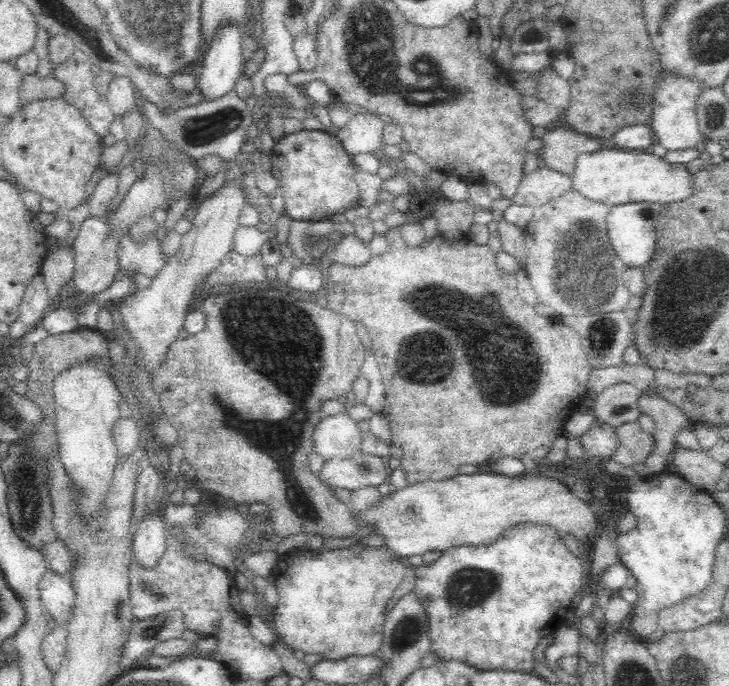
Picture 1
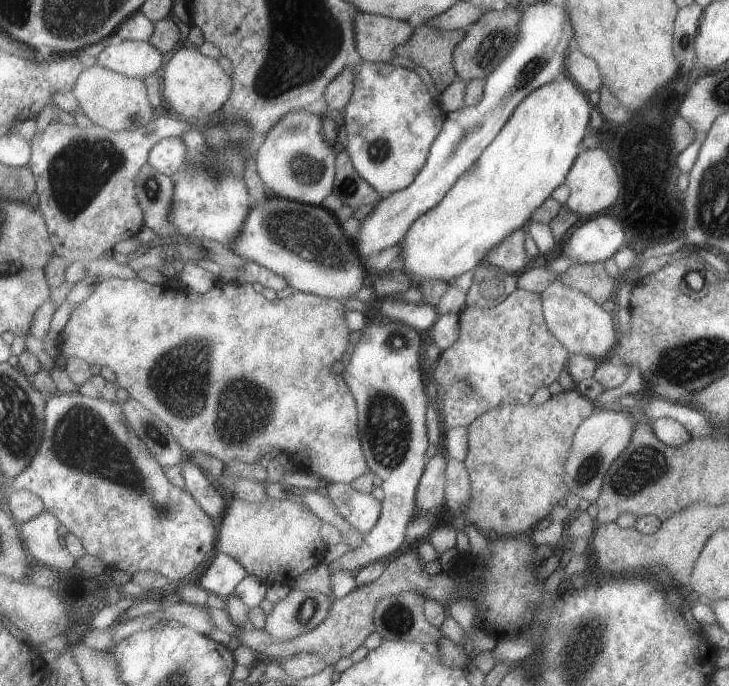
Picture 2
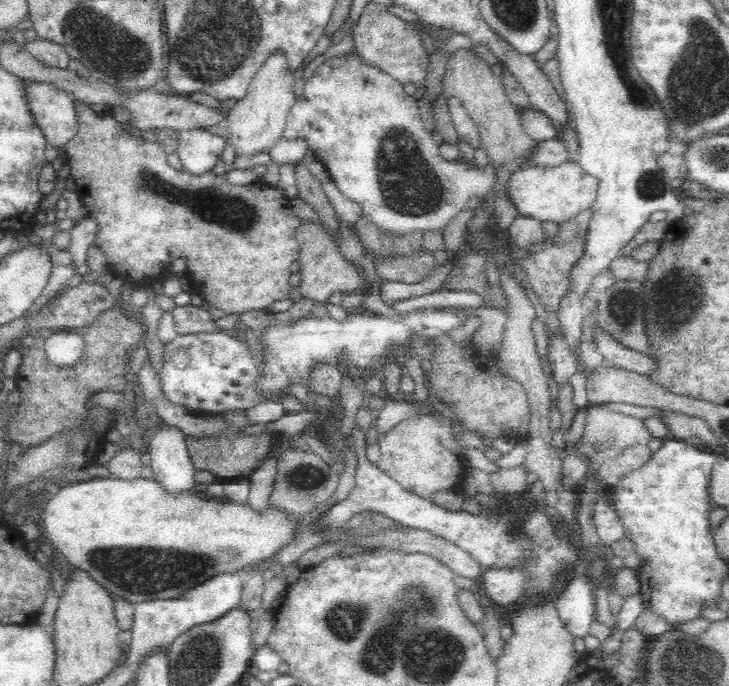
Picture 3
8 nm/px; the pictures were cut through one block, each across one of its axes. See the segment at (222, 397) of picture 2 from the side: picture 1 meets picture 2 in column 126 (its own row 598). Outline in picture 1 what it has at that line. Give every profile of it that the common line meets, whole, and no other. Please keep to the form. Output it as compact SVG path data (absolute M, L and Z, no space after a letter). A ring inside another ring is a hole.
M338 548L335 550L318 550L318 549L296 549L292 552L286 553L281 556L277 571L273 573L275 578L275 585L279 592L279 600L274 610L274 621L276 622L276 634L278 639L283 644L286 644L292 649L302 650L305 654L322 654L326 659L336 660L350 655L370 655L382 640L382 624L385 620L383 611L388 599L392 597L394 588L399 584L399 581L408 573L408 569L404 567L401 561L395 558L393 552L388 548L372 548L366 549L360 553L353 553L350 548Z

